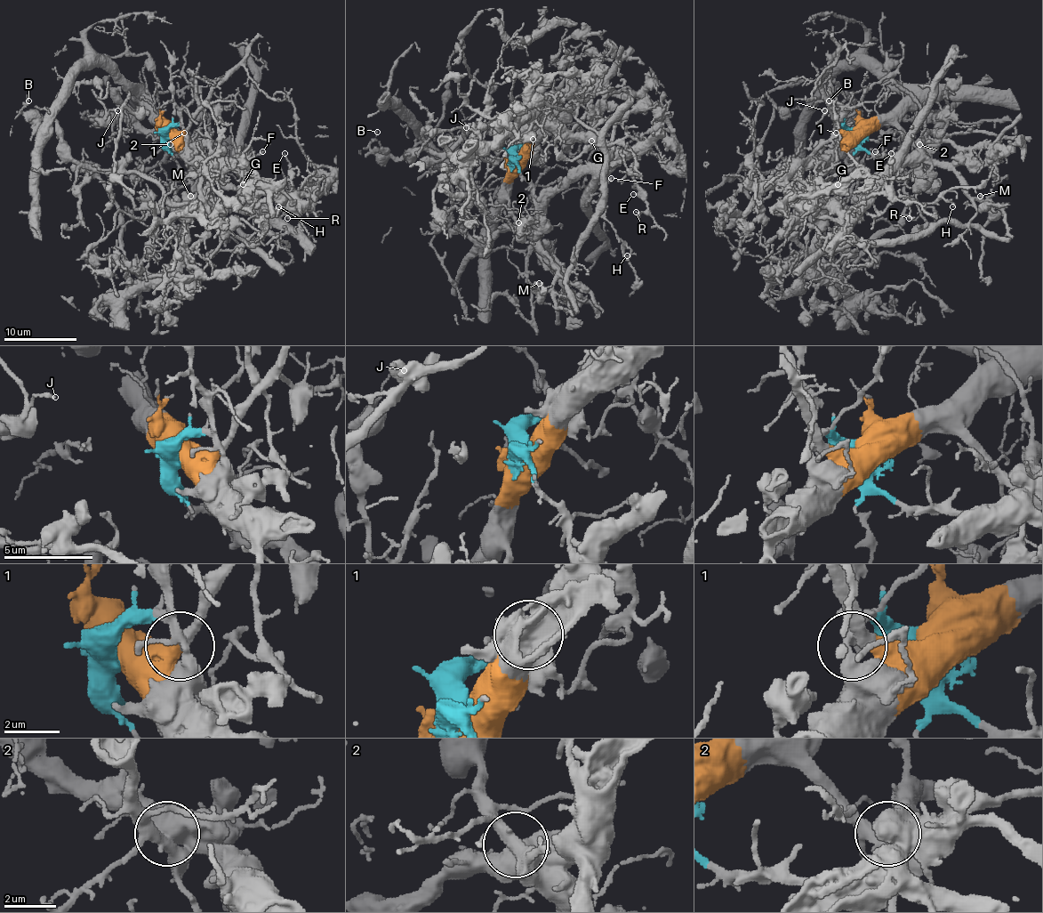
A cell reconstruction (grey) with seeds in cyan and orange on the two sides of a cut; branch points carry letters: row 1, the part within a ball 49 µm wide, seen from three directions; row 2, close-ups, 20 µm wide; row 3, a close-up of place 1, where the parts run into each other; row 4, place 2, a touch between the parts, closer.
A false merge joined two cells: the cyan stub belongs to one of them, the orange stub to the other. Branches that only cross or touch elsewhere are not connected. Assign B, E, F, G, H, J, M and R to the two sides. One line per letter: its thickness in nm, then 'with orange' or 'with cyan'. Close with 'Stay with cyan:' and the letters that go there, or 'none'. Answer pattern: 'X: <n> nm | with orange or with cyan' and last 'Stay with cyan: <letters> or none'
B: 140 nm | with cyan
E: 100 nm | with cyan
F: 240 nm | with cyan
G: 130 nm | with cyan
H: 130 nm | with cyan
J: 180 nm | with cyan
M: 160 nm | with cyan
R: 200 nm | with cyan
Stay with cyan: B, E, F, G, H, J, M, R

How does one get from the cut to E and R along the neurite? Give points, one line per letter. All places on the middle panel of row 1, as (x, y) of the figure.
E: (512, 161), (537, 197), (550, 197), (579, 175), (610, 172), (648, 152), (633, 165), (638, 189), (633, 193)
R: (512, 161), (537, 197), (550, 197), (579, 175), (610, 172), (648, 152), (633, 165), (648, 208), (635, 212)

